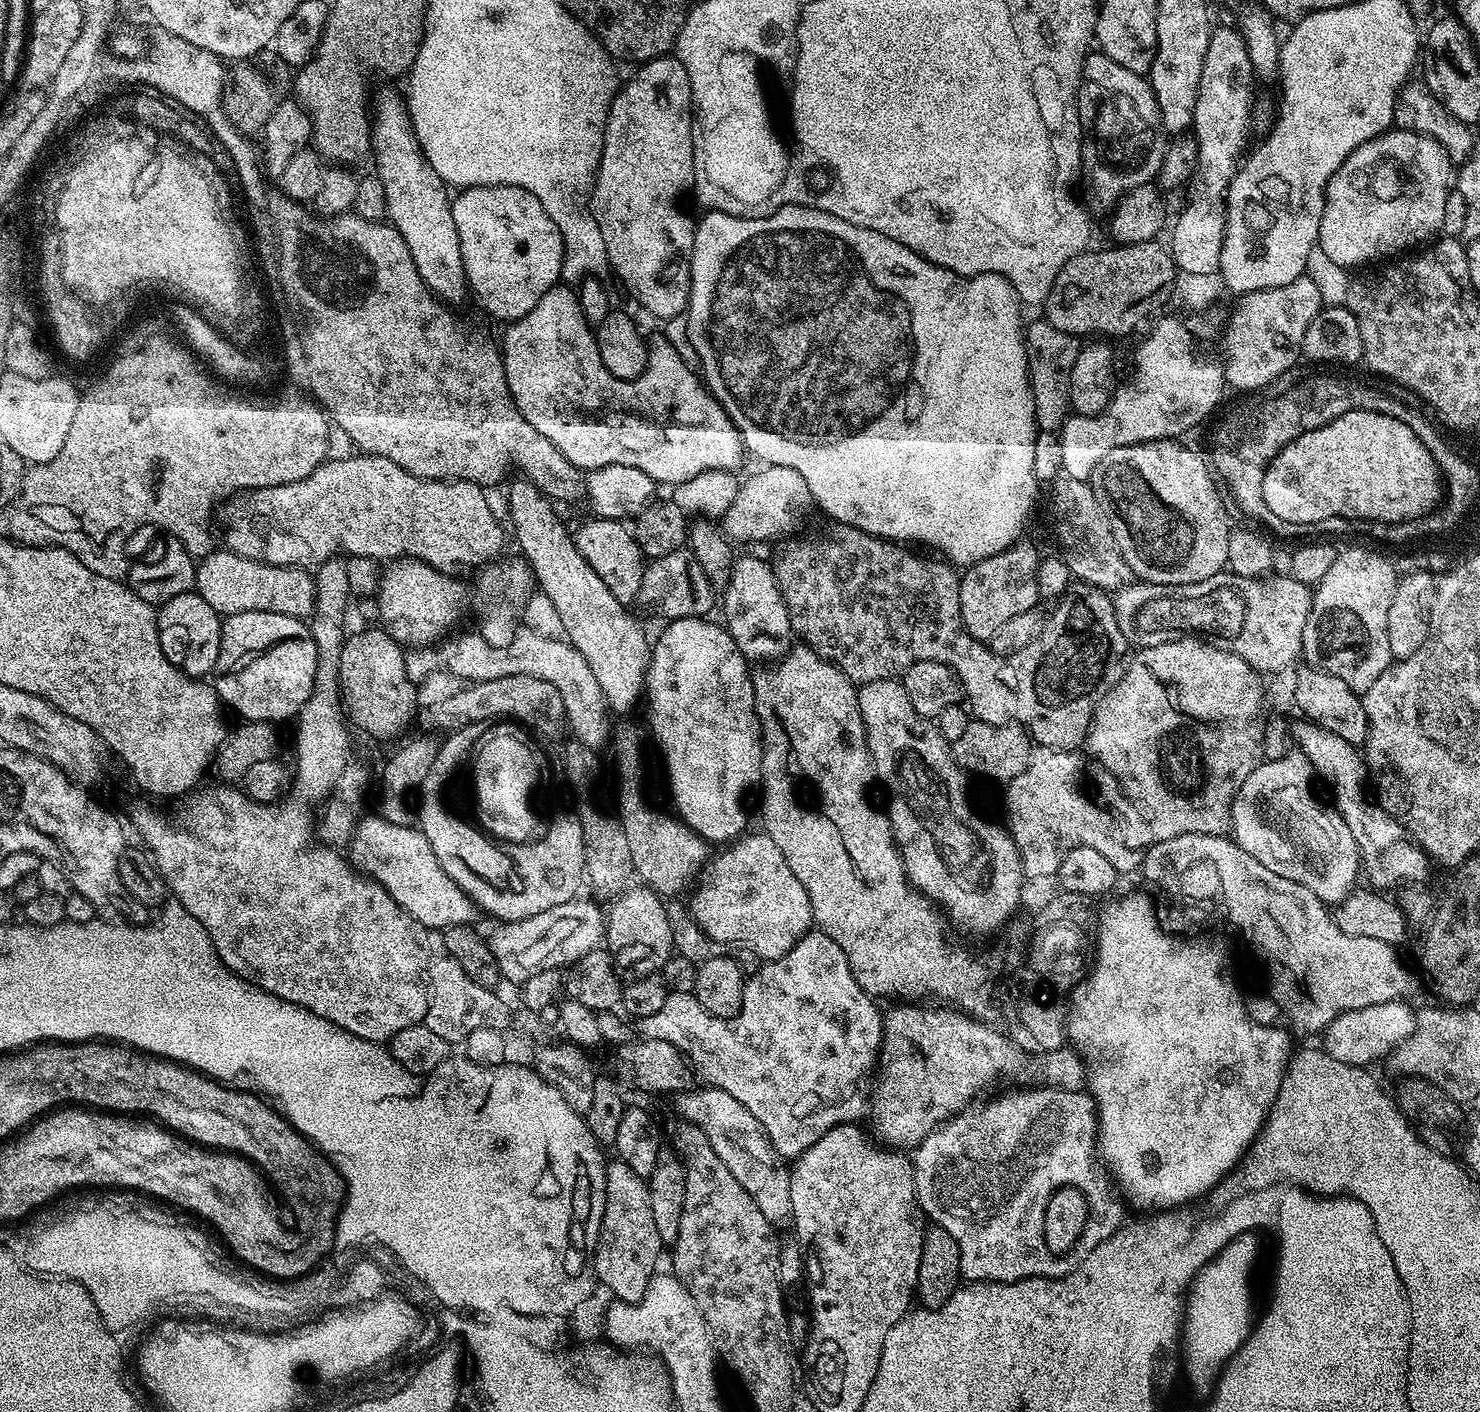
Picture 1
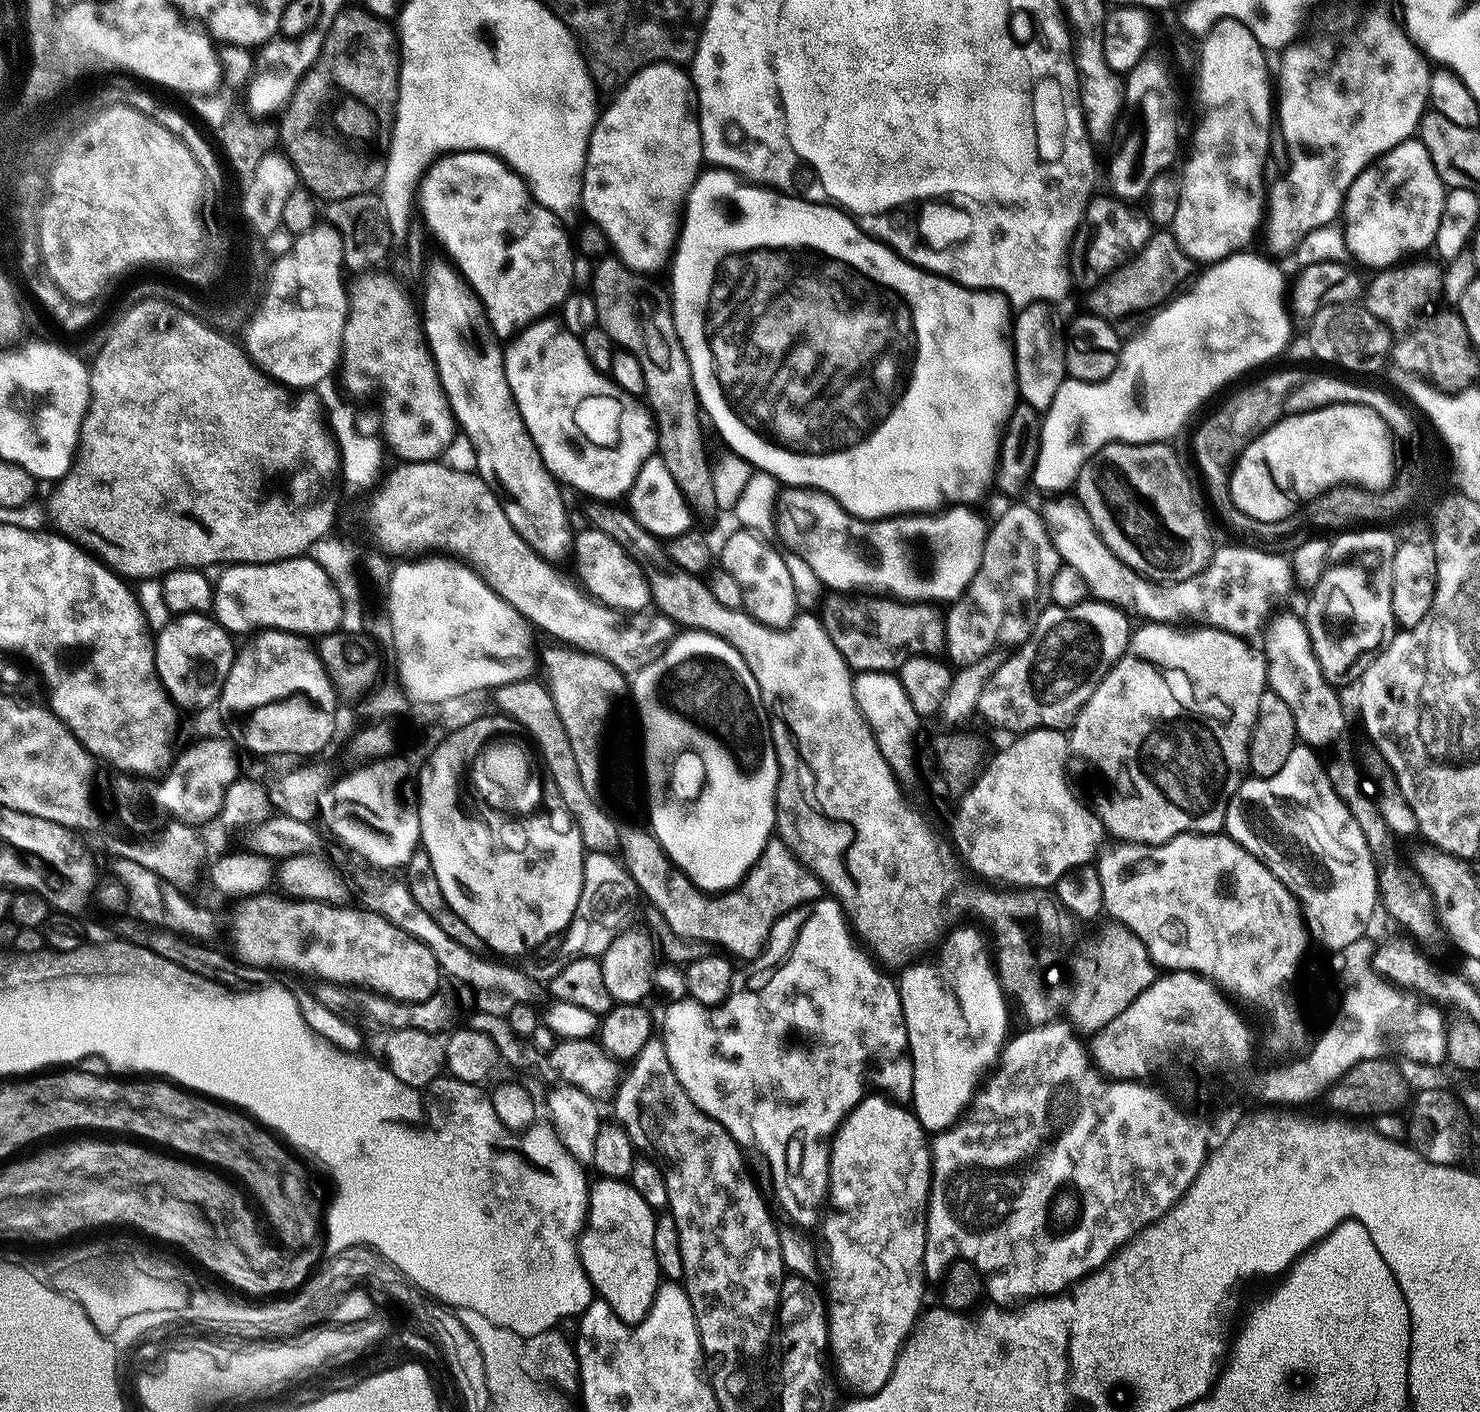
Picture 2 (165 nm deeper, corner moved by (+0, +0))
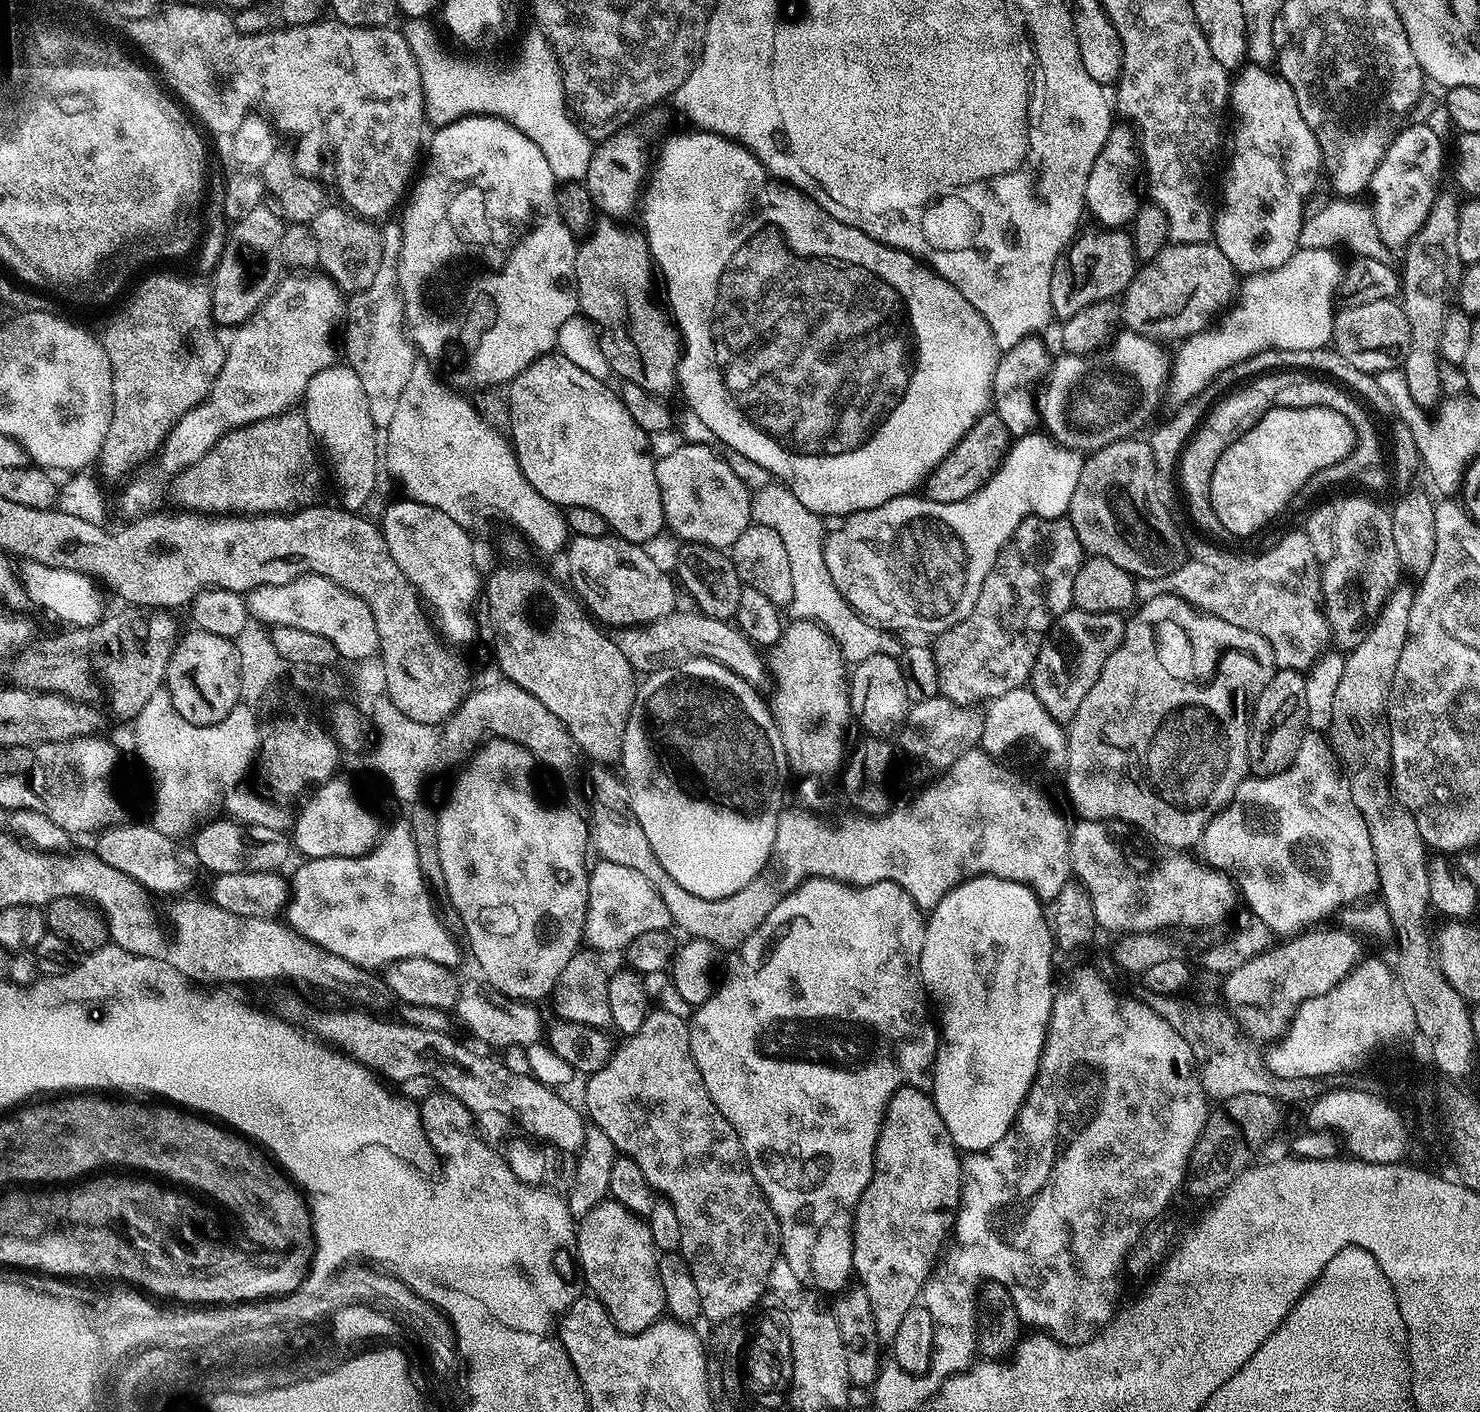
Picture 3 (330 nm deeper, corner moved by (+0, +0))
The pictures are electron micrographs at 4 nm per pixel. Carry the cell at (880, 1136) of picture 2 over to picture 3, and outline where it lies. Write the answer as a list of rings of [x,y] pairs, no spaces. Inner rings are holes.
[[[916,1086],[899,1088],[888,1103],[888,1109],[884,1112],[884,1124],[880,1127],[878,1142],[876,1143],[876,1157],[872,1163],[872,1177],[862,1194],[862,1198],[856,1207],[856,1215],[852,1217],[852,1270],[859,1287],[866,1290],[870,1298],[870,1310],[874,1310],[874,1326],[876,1327],[876,1338],[880,1342],[890,1342],[901,1325],[902,1318],[906,1315],[906,1310],[914,1306],[921,1299],[924,1291],[924,1283],[932,1275],[932,1269],[936,1267],[942,1256],[942,1249],[945,1247],[944,1239],[949,1239],[956,1223],[956,1212],[960,1209],[960,1182],[962,1179],[962,1156],[956,1144],[950,1138],[950,1130],[946,1130],[946,1122],[936,1109],[931,1095],[927,1091]]]

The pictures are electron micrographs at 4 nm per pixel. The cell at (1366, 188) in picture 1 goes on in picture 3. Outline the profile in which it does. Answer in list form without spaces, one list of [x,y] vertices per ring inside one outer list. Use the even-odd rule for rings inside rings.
[[[1412,124],[1403,128],[1393,135],[1370,185],[1375,235],[1381,245],[1389,244],[1397,250],[1407,246],[1426,222],[1438,195],[1436,187],[1440,184],[1440,167],[1444,164],[1444,144],[1430,125]]]

